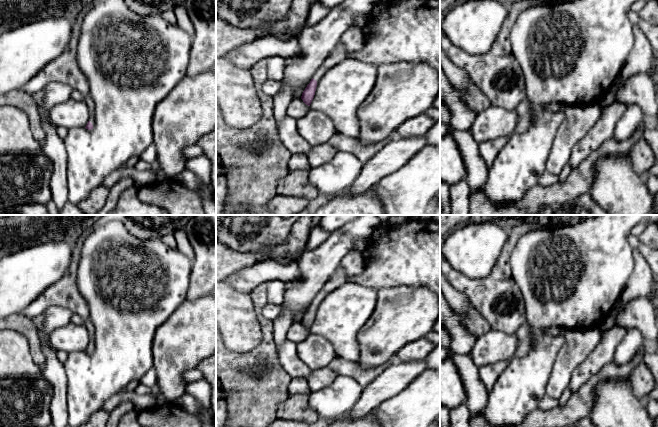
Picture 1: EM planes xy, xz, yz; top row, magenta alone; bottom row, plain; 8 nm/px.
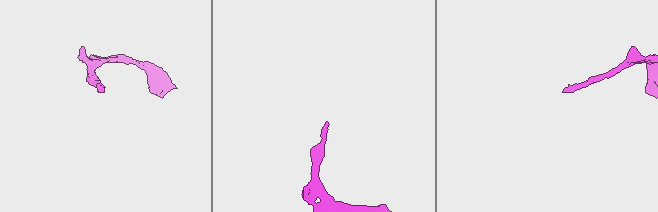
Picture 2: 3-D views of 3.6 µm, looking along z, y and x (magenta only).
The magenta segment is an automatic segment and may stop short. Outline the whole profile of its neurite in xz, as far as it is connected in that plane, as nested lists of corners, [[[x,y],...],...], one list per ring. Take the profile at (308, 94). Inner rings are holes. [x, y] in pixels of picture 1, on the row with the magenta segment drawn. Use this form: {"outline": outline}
{"outline": [[[340,43],[333,53],[331,53],[321,64],[321,66],[317,69],[314,73],[310,83],[307,85],[305,90],[302,93],[301,99],[303,102],[310,106],[317,87],[317,83],[320,79],[324,76],[324,74],[333,66],[340,63],[341,61],[347,58],[348,51],[345,49],[342,44]]]}

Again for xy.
{"outline": [[[86,96],[84,101],[89,109],[89,114],[90,114],[89,121],[85,128],[88,130],[91,130],[96,124],[95,122],[95,103],[90,96]]]}

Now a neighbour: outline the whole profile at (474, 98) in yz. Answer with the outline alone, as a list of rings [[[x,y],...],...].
[[[472,81],[470,82],[468,90],[460,92],[460,94],[462,95],[465,103],[476,115],[491,105],[490,101]]]

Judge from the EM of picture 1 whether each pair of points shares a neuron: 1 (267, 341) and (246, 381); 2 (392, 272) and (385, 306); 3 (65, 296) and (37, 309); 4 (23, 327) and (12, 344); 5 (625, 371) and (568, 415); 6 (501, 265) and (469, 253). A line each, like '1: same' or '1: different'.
1: same
2: different
3: same
4: different
5: same
6: different

